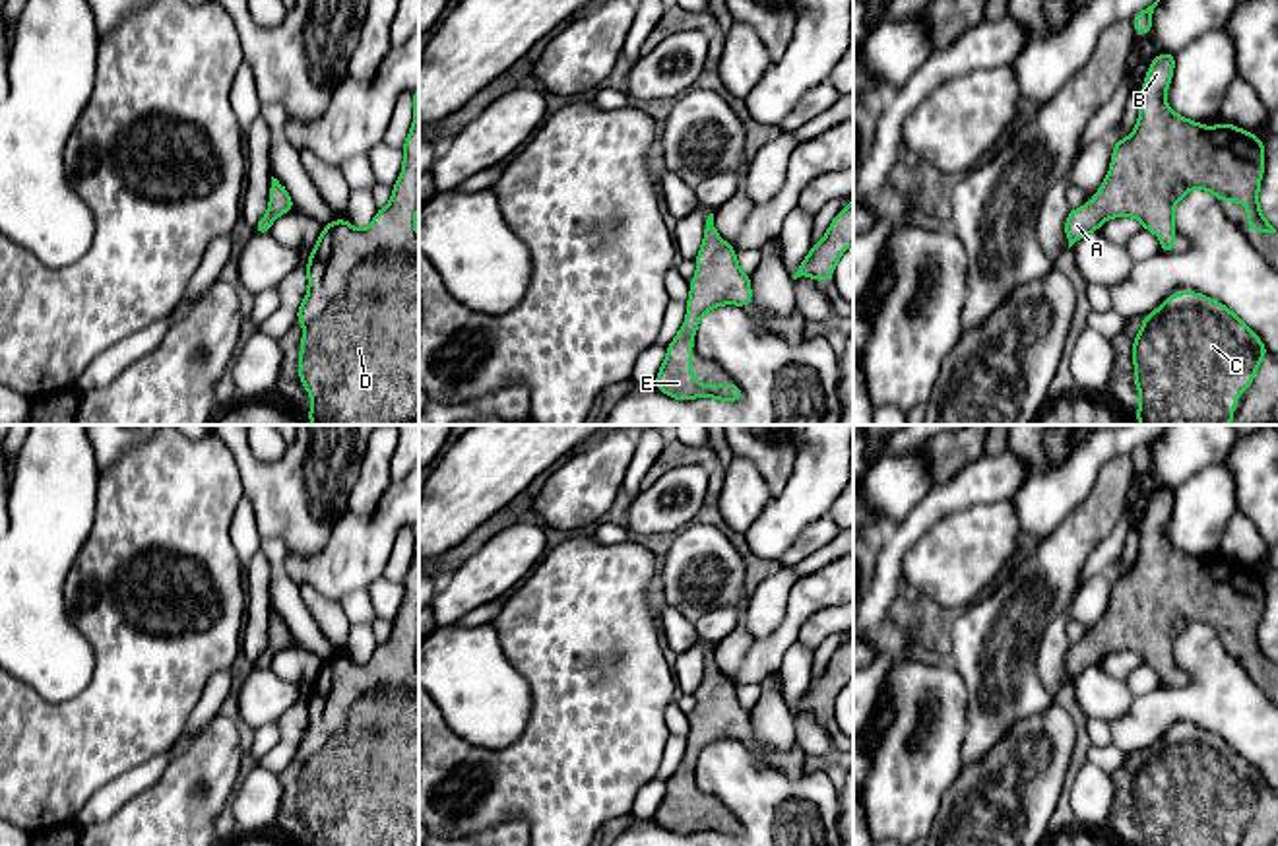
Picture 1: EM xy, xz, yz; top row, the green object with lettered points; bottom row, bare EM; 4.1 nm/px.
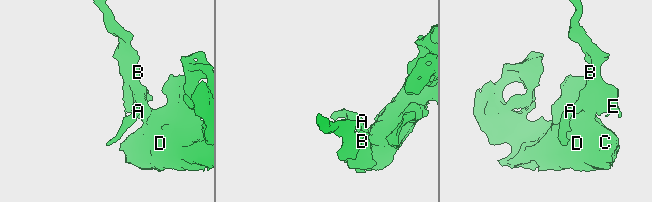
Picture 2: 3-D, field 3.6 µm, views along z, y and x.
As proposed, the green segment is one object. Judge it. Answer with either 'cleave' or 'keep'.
keep

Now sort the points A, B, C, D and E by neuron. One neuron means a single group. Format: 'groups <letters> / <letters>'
groups A B C D E

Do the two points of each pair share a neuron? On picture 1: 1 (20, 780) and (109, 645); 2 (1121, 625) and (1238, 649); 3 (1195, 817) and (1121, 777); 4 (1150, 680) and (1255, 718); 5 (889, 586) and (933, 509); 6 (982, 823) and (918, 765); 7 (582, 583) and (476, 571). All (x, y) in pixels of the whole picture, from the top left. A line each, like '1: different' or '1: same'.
1: same
2: same
3: same
4: different
5: same
6: different
7: different

